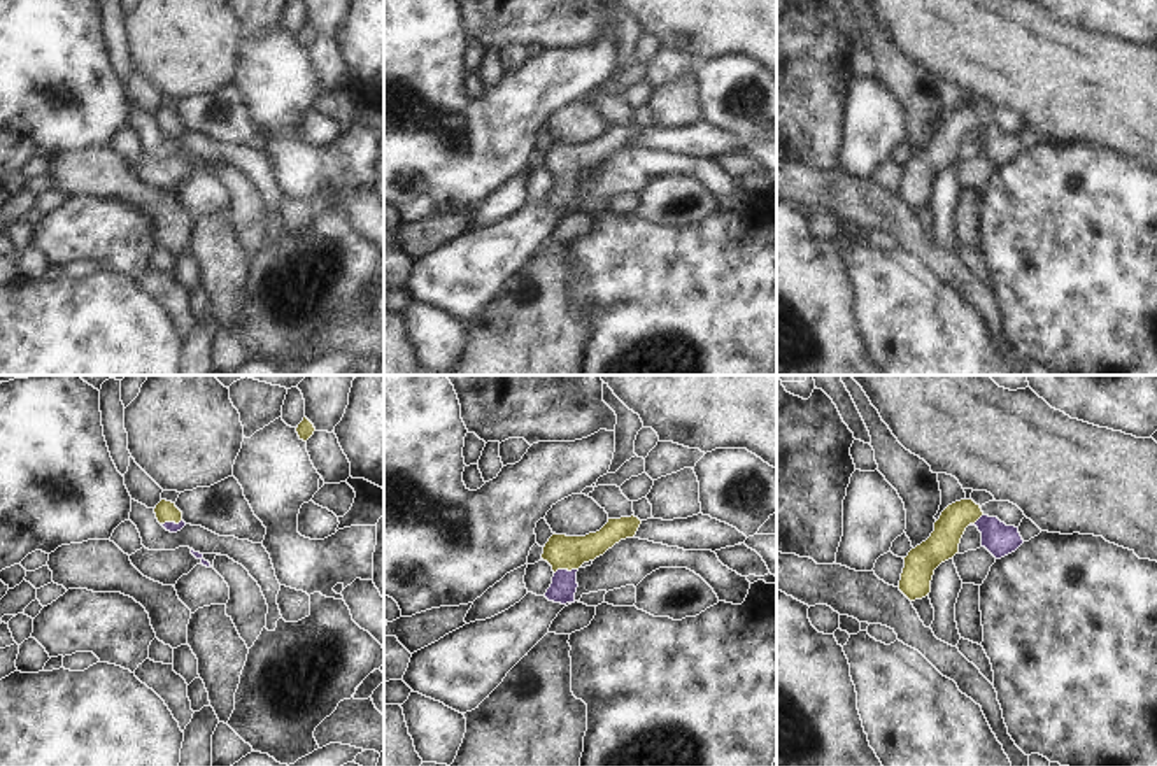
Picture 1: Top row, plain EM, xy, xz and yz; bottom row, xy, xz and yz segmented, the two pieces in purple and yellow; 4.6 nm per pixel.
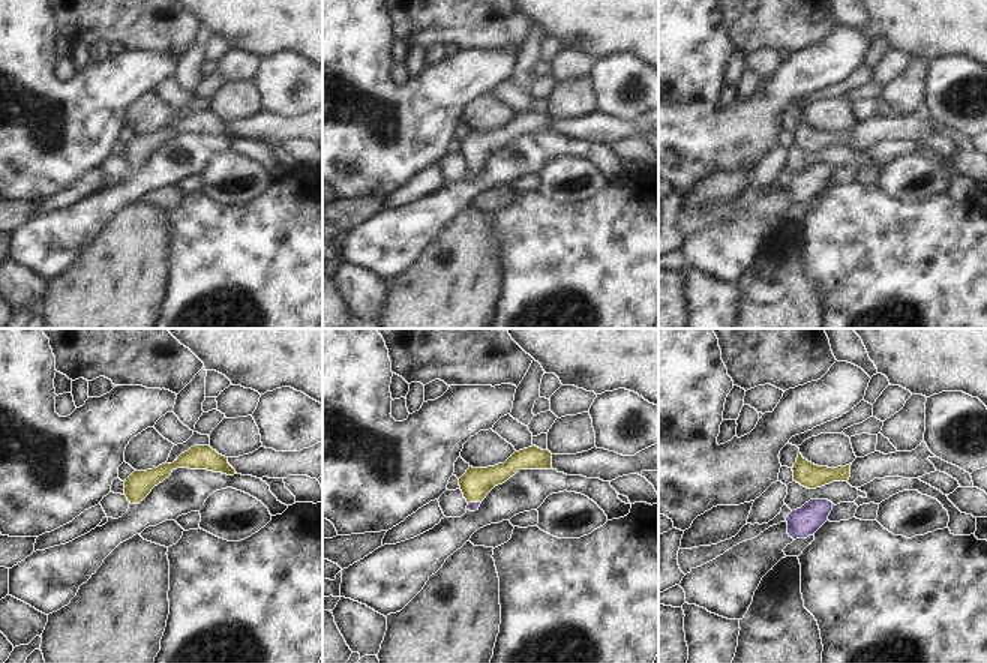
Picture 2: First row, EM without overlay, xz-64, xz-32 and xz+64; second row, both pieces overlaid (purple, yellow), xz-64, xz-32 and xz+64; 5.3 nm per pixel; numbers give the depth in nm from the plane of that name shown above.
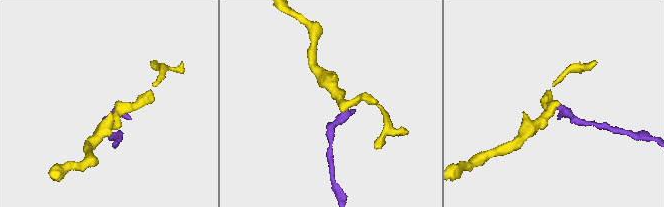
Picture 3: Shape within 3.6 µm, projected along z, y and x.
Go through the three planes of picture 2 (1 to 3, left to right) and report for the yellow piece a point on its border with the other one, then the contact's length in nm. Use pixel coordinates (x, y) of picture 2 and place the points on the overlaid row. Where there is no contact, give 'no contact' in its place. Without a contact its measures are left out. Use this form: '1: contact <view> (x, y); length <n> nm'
1: no contact
2: contact xz-32 (474, 503); length 70 nm
3: no contact

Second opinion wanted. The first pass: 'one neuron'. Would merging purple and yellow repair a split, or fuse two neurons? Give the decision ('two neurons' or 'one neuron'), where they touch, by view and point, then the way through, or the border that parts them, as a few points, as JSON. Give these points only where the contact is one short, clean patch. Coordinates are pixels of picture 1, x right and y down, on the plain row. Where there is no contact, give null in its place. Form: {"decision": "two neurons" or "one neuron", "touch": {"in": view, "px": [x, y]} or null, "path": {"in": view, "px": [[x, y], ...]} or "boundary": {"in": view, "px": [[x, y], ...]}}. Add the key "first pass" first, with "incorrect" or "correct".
{"first pass": "correct", "decision": "one neuron", "touch": {"in": "xz", "px": [565, 177]}, "path": {"in": "xz", "px": [[563, 195], [565, 177], [563, 160]]}}

